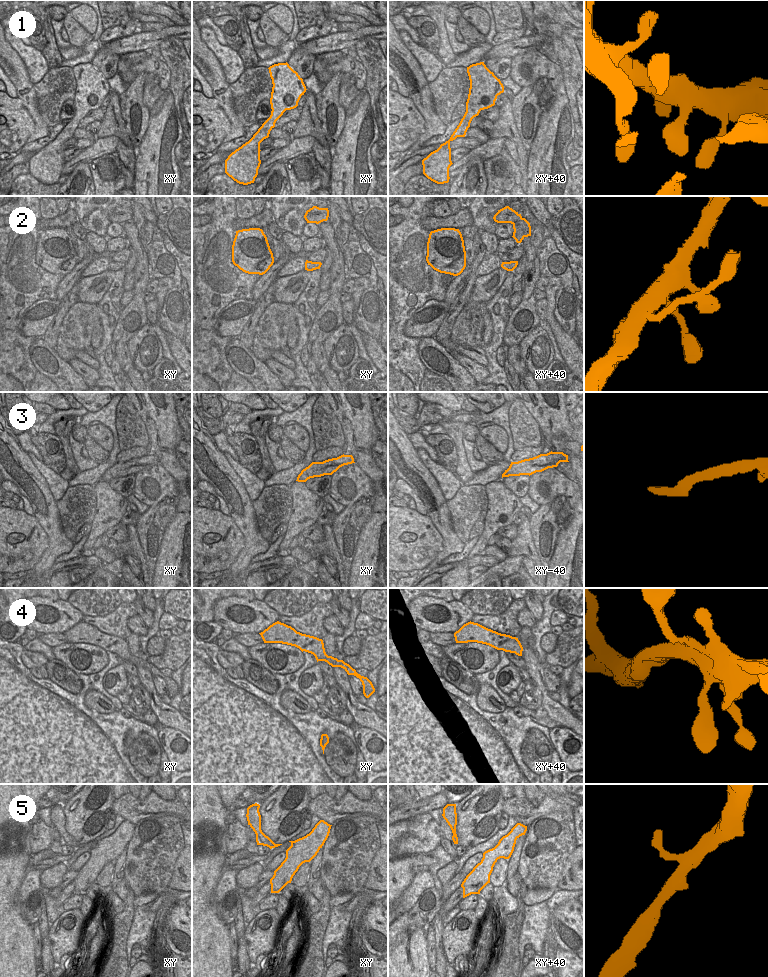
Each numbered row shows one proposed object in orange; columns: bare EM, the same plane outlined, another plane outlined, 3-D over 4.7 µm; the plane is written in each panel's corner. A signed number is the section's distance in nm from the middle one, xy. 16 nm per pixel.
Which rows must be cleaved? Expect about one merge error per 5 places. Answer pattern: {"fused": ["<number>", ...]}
{"fused": []}

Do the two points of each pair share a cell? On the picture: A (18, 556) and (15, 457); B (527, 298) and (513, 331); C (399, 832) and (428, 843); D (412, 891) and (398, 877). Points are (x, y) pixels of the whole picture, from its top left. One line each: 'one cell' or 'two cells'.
A: two cells
B: one cell
C: one cell
D: two cells

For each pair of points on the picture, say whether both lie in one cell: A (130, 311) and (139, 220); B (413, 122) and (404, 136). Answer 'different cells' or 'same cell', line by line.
A: different cells
B: same cell

